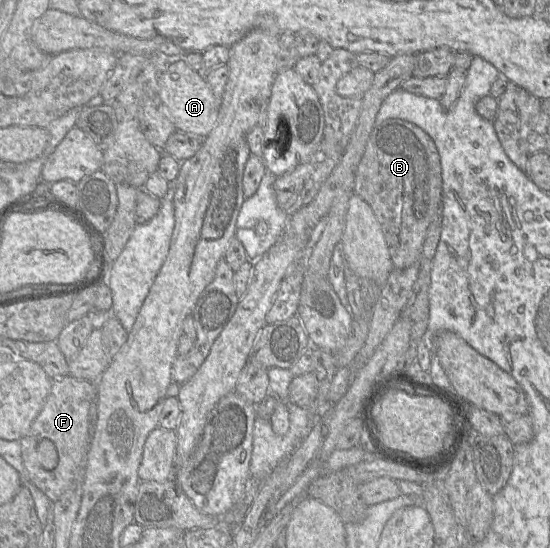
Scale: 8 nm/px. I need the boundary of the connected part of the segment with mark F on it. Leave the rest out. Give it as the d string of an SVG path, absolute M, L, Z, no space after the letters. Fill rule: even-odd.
M71 375L52 379L51 390L43 408L32 422L28 432L19 440L21 456L32 482L51 502L56 502L74 482L82 480L86 453L91 440L90 408L96 400L96 382L76 379ZM43 439L53 442L58 463L52 470L44 469L38 459L37 446Z

